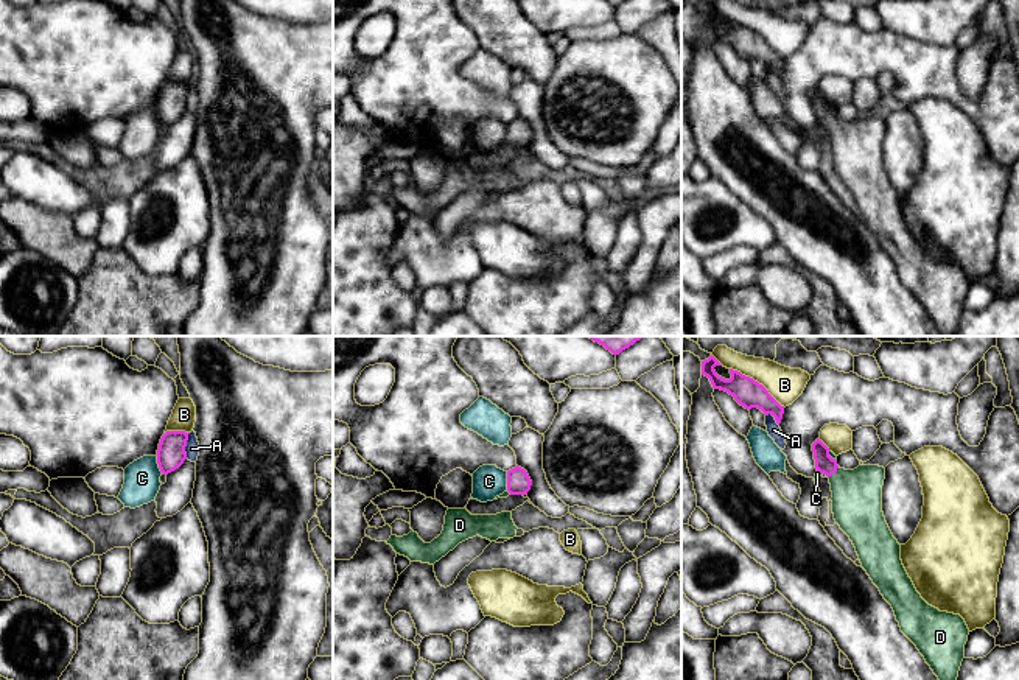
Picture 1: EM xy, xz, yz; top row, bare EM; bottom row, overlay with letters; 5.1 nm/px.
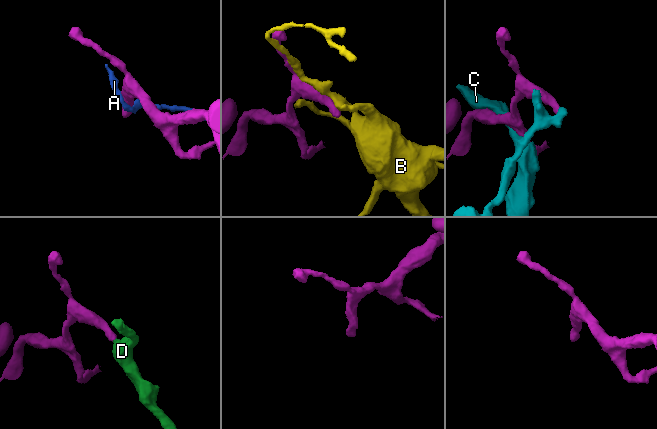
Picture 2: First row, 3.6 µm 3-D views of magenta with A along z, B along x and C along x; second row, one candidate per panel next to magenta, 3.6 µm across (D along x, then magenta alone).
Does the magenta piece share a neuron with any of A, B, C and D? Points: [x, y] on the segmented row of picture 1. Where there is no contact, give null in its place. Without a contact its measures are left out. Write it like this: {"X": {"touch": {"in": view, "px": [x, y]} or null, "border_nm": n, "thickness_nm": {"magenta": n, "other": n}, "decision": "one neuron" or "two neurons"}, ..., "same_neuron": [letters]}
{"A": {"touch": {"in": "xy", "px": [185, 445]}, "border_nm": 140, "thickness_nm": {"magenta": 140, "other": 70}, "decision": "two neurons"}, "B": {"touch": {"in": "yz", "px": [756, 382]}, "border_nm": 360, "thickness_nm": {"magenta": 150, "other": 180}, "decision": "two neurons"}, "C": {"touch": {"in": "xz", "px": [507, 481]}, "border_nm": 100, "thickness_nm": {"magenta": 130, "other": 170}, "decision": "two neurons"}, "D": {"touch": {"in": "yz", "px": [833, 472]}, "border_nm": 80, "thickness_nm": {"magenta": 100, "other": 260}, "decision": "one neuron"}, "same_neuron": ["D"]}

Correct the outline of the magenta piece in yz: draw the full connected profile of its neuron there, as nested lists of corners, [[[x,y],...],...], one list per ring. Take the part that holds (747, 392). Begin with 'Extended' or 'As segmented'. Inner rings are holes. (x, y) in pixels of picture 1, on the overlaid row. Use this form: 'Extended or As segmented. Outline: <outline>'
As segmented. Outline: [[[713,355],[702,361],[702,375],[709,378],[714,389],[728,392],[745,409],[758,408],[765,415],[772,414],[776,423],[781,423],[784,406],[762,384],[733,369],[730,369],[731,378],[725,380],[716,373],[716,366],[722,364]]]

